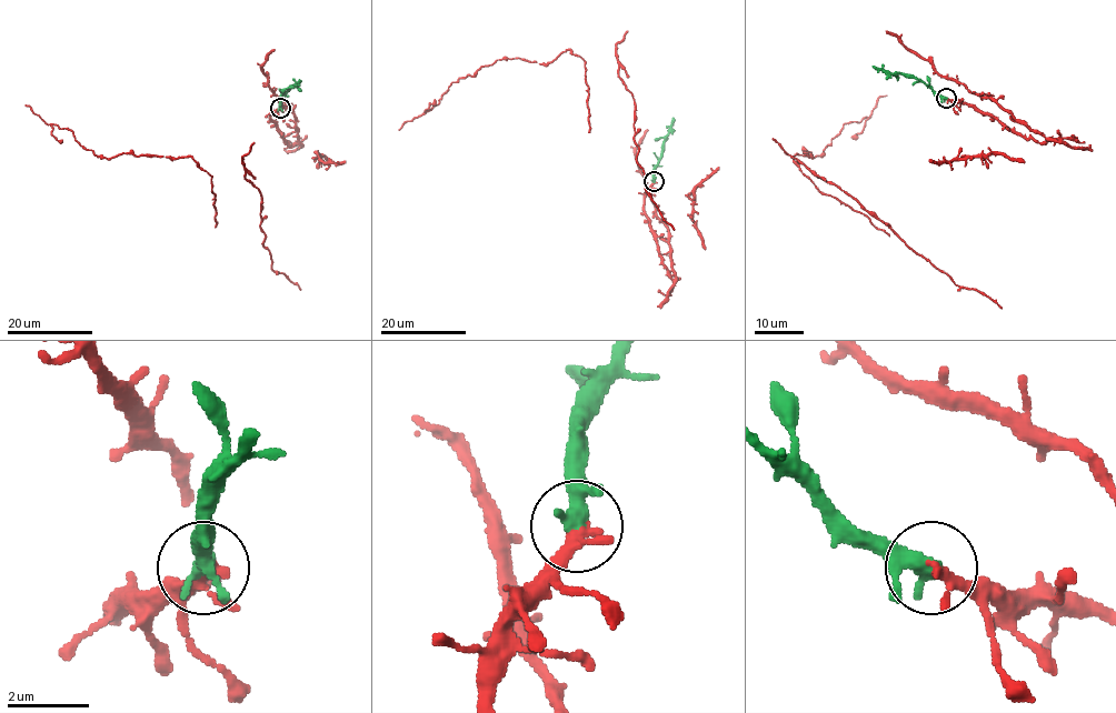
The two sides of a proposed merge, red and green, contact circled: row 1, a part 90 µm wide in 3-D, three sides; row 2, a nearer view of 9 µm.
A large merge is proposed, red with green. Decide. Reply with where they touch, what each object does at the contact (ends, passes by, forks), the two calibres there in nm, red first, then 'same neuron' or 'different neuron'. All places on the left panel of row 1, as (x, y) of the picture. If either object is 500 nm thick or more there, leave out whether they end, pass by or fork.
(280, 108) | red passes by | green passes by | 240/340 nm | same neuron

